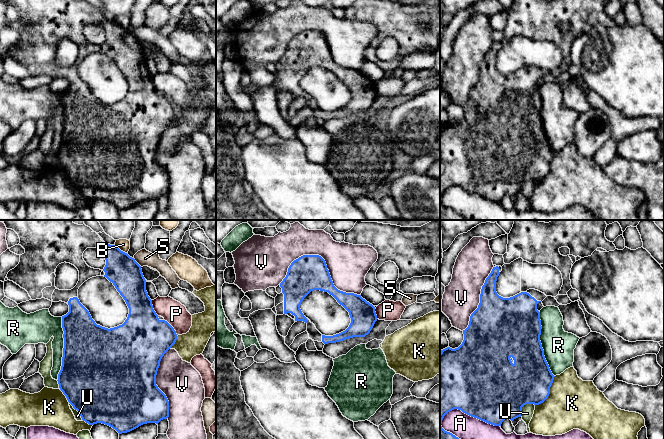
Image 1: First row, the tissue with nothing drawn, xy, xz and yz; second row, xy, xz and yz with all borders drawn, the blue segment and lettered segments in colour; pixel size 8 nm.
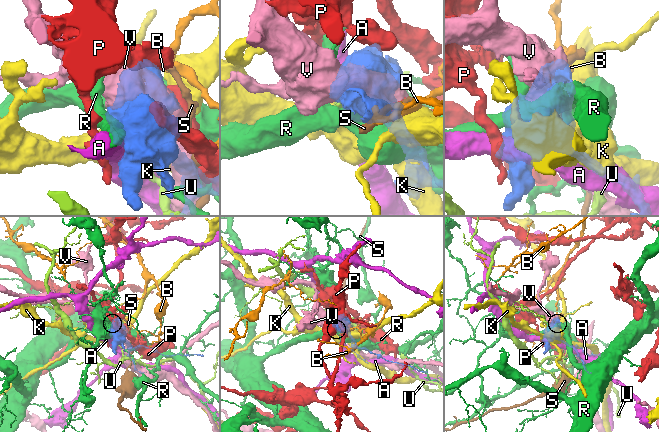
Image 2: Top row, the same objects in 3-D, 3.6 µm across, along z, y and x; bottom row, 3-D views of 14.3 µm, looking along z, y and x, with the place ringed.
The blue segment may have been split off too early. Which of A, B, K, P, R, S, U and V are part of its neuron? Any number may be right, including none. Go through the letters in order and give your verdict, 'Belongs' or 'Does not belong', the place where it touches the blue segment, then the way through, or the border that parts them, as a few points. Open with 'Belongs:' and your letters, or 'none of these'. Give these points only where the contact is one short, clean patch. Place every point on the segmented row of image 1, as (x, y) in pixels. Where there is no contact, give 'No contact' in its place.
Belongs: none of these
A: Does not belong. Touches blue at yz (468, 414)
B: Does not belong. Touches blue at xy (119, 249). Boundary: xy (114, 245), (126, 253)
K: Does not belong. Touches blue at yz (549, 393)
P: Does not belong. Touches blue at xy (172, 327). Boundary: xy (164, 319), (177, 335)
R: Does not belong. Touches blue at yz (541, 344)
S: Does not belong. Touches blue at xy (136, 262). Boundary: xy (133, 258), (141, 266)
U: Does not belong. Touches blue at yz (523, 405)
V: Does not belong. Touches blue at xz (323, 259)

